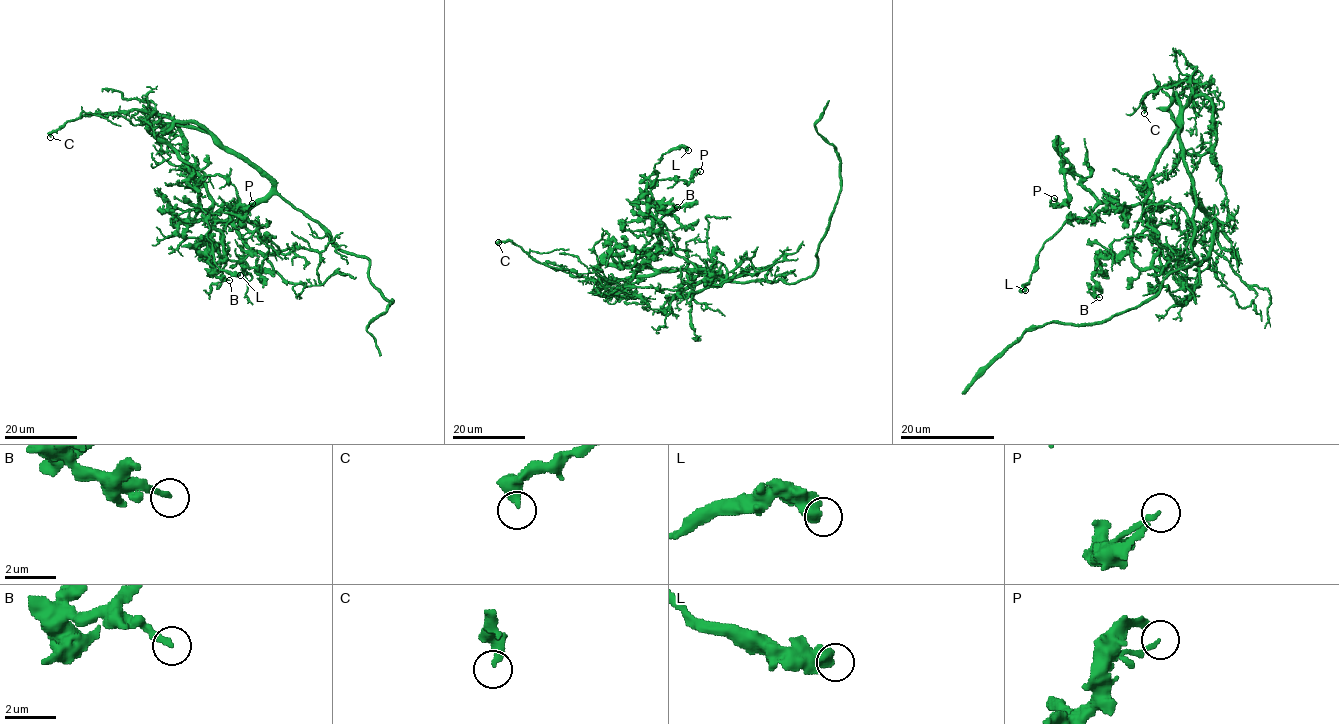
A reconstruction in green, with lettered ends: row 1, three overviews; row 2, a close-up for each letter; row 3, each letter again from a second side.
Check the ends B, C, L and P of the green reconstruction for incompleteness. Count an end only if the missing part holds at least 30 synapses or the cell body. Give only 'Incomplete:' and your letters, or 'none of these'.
Incomplete: none of these

